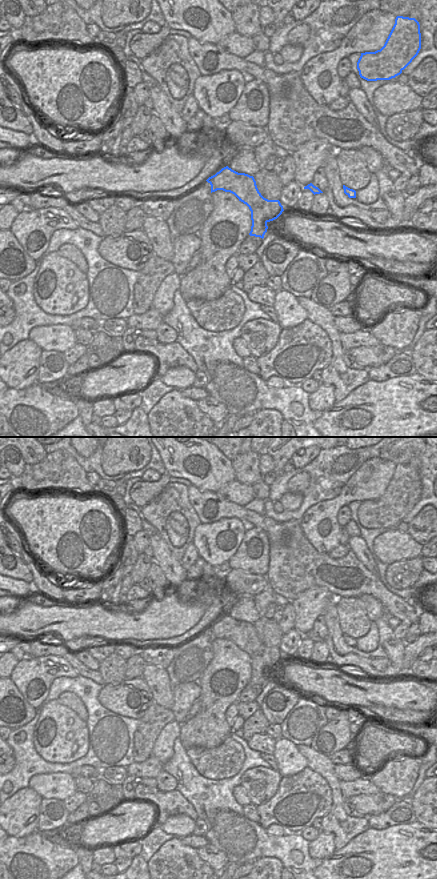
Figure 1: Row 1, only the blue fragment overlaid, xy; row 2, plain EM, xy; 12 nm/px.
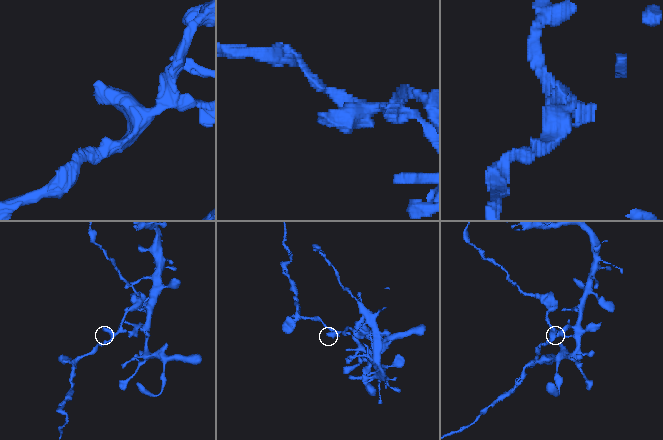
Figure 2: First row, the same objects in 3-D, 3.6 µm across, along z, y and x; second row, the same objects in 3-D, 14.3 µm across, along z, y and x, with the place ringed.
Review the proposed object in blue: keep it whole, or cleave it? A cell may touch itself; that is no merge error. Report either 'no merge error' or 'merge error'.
merge error

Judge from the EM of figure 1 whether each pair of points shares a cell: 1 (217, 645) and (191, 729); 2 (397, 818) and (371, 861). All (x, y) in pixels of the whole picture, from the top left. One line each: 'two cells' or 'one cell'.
1: one cell
2: two cells

